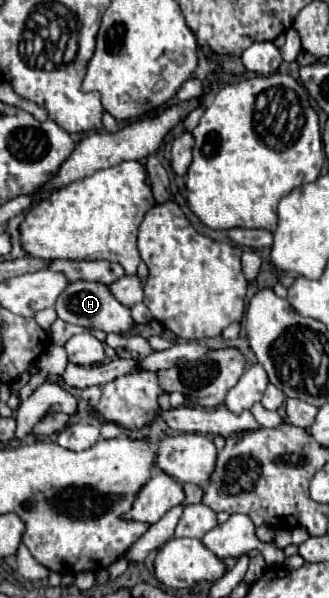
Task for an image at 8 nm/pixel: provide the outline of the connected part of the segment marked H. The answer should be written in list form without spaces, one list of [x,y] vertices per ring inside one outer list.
[[[88,281],[70,283],[68,289],[56,301],[56,313],[66,323],[74,323],[74,325],[80,325],[80,327],[92,327],[92,329],[102,329],[106,333],[124,333],[134,325],[134,321],[130,317],[130,309],[120,305],[112,297],[108,287],[102,285],[102,283],[88,283]]]

